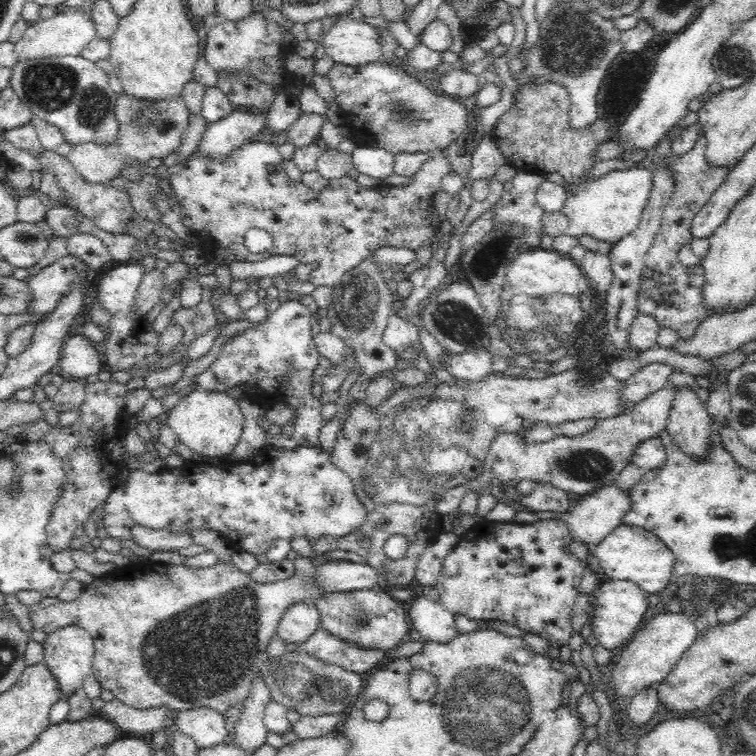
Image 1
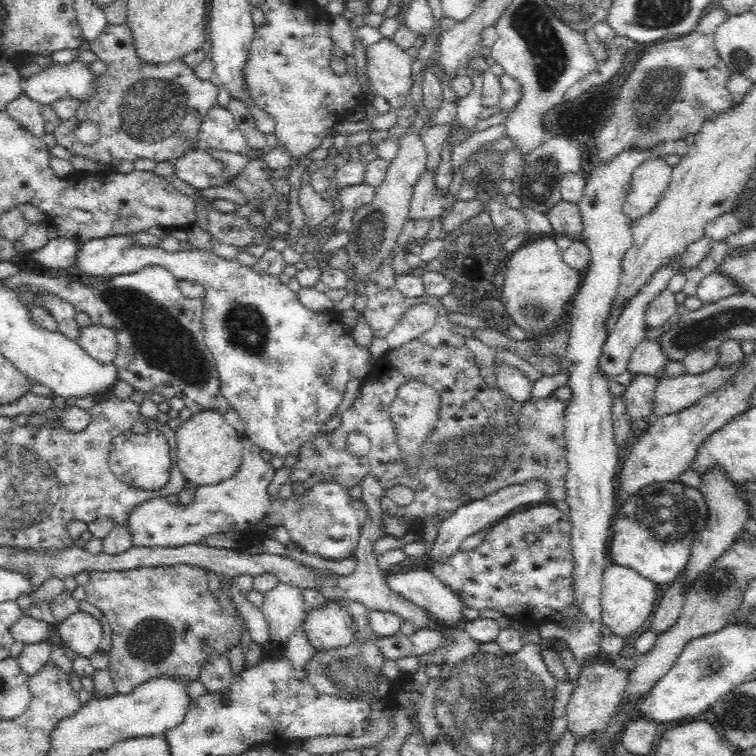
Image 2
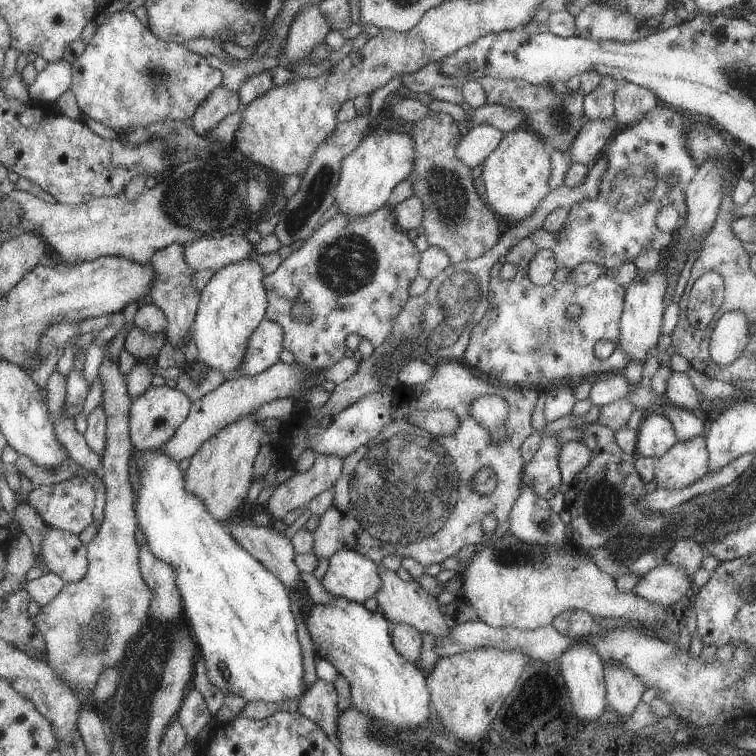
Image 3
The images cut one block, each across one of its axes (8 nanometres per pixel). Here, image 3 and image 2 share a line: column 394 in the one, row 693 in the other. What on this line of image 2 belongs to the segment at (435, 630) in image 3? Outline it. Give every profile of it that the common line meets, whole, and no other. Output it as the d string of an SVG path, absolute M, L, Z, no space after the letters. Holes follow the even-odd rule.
M592 660L582 664L582 674L579 674L576 688L573 690L565 706L567 728L572 730L578 738L585 738L590 734L600 734L608 724L616 706L620 705L627 684L629 683L630 670L612 665L607 660L604 664Z

